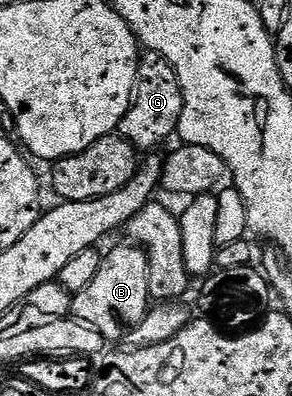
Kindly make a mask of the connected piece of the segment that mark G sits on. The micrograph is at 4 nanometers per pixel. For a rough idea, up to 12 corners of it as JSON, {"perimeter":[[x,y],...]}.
{"perimeter":[[161,52],[137,66],[121,138],[152,152],[182,126],[185,91]]}

